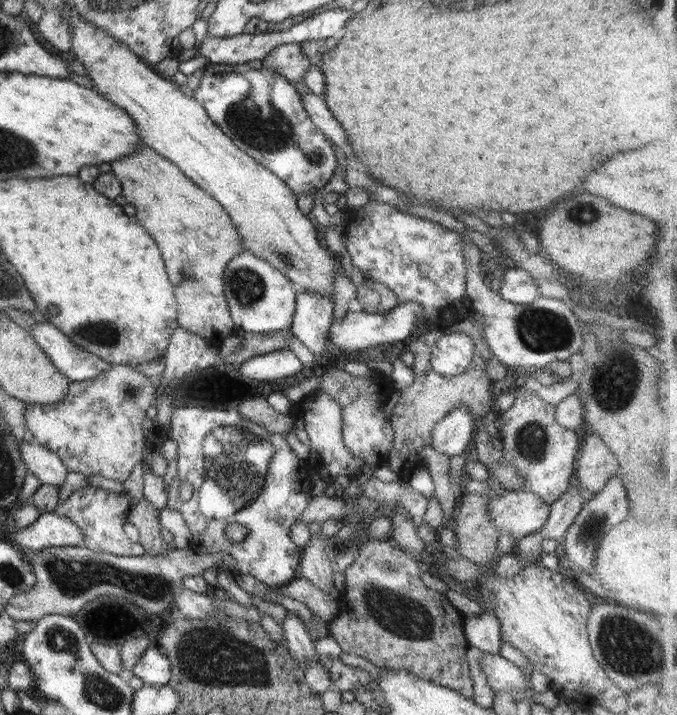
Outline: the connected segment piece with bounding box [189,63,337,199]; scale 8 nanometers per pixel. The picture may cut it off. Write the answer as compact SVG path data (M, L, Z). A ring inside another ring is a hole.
M208 63L203 71L200 86L189 93L205 109L210 120L217 124L238 148L283 180L297 199L300 194L316 193L328 185L337 162L334 145L312 123L302 105L301 94L291 82L272 69L255 70L246 64Z

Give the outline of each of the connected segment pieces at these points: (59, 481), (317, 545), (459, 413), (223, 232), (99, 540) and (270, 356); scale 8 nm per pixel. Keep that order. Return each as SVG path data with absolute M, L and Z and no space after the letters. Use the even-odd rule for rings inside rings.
M22 439L18 446L21 461L26 465L27 472L34 474L41 484L51 484L60 490L67 472L70 471L63 465L62 459L35 440Z
M322 533L313 534L301 552L297 569L298 576L308 578L308 582L318 586L320 592L329 595L334 586L332 573L334 565L326 554L326 548L330 548L331 543Z
M456 408L433 428L431 446L448 456L464 454L474 432L474 413L468 408Z
M146 145L134 156L113 160L110 166L120 181L121 195L136 210L135 218L160 246L177 296L178 326L218 347L224 338L237 332L224 284L229 260L245 249L236 225L213 196L194 184L176 164Z
M82 487L81 491L74 491L67 500L59 500L53 512L69 518L74 525L83 532L83 548L100 553L109 553L115 556L143 556L144 548L139 542L128 539L124 531L127 516L130 511L129 498L109 492L102 487Z
M290 349L254 356L237 368L242 376L256 382L272 382L278 378L294 376L302 370L302 362Z

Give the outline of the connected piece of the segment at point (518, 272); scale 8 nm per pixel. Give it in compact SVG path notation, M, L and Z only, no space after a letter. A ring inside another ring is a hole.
M514 266L503 272L497 293L508 302L528 304L539 296L539 286L528 271Z

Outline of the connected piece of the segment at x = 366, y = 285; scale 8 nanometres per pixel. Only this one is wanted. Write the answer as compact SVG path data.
M364 278L357 286L356 300L368 314L384 314L399 305L399 298L387 286Z

